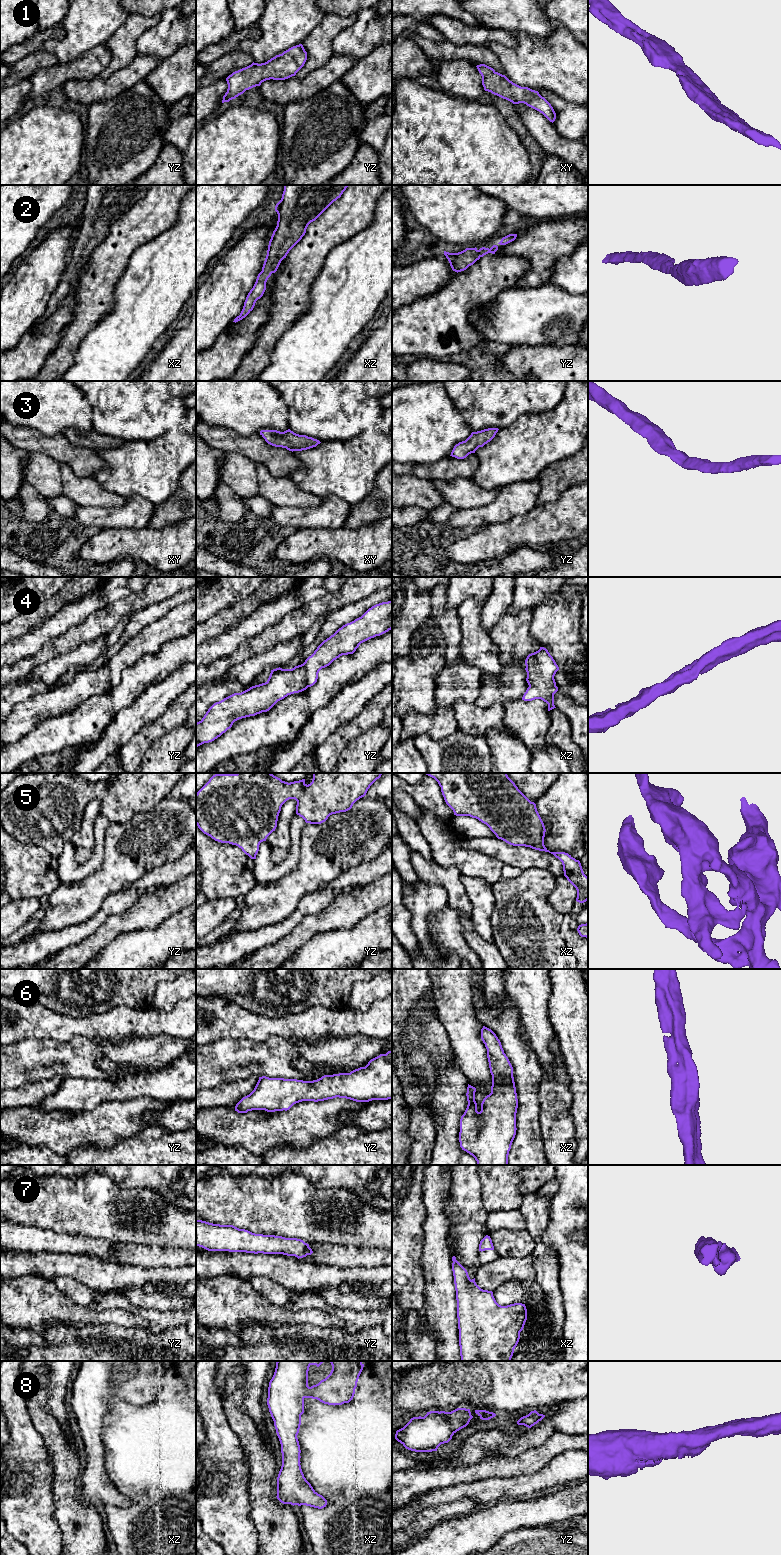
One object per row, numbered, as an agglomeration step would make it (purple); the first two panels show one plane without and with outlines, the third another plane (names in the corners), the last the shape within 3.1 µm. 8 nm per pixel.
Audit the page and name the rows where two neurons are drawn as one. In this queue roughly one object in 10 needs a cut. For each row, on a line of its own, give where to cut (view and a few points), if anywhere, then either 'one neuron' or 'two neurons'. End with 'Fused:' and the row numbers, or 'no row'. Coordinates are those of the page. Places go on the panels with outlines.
1: no cut; one neuron
2: no cut; one neuron
3: no cut; one neuron
4: no cut; one neuron
5: no cut; one neuron
6: no cut; one neuron
7: no cut; one neuron
8: no cut; one neuron
Fused: no row

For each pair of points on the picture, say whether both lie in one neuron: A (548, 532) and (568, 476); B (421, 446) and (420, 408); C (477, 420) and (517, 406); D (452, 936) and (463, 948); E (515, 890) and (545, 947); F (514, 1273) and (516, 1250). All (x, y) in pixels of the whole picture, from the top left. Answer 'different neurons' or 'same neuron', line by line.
A: different neurons
B: same neuron
C: same neuron
D: same neuron
E: same neuron
F: different neurons

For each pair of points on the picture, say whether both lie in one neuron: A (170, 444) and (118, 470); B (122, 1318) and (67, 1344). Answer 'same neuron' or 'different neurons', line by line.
A: same neuron
B: different neurons

